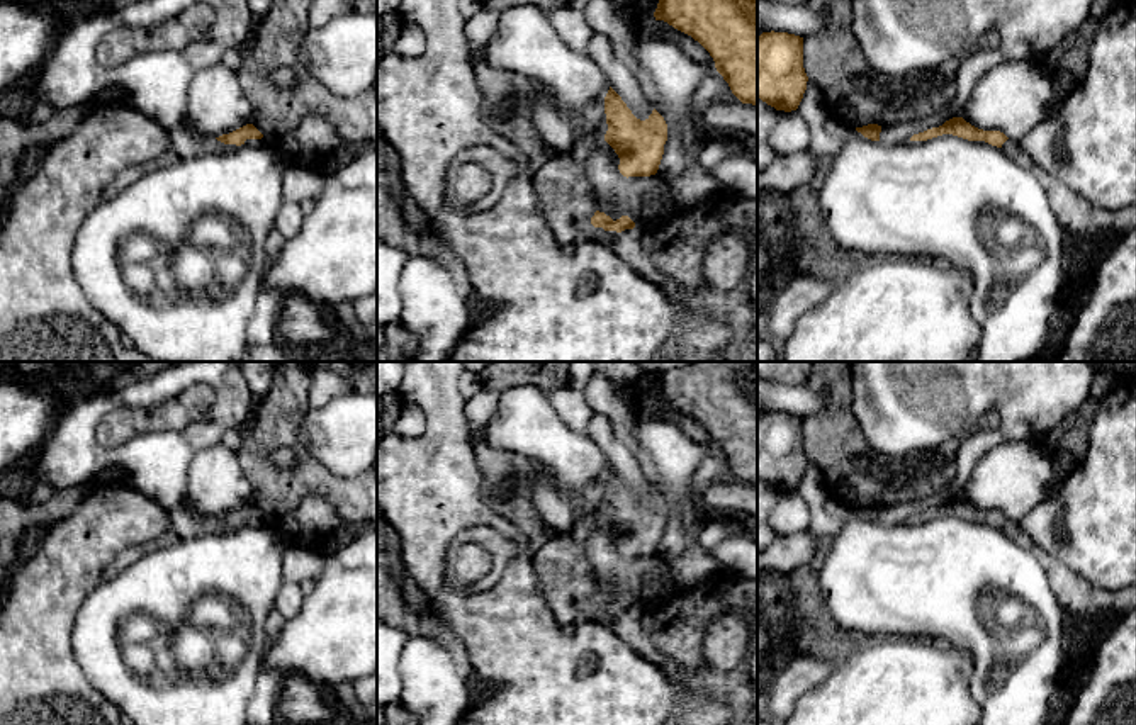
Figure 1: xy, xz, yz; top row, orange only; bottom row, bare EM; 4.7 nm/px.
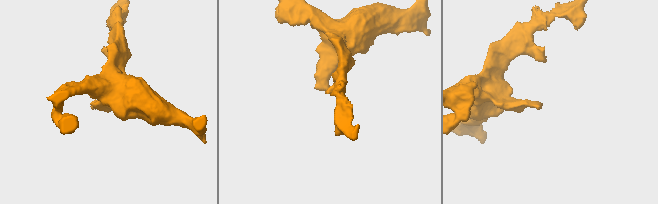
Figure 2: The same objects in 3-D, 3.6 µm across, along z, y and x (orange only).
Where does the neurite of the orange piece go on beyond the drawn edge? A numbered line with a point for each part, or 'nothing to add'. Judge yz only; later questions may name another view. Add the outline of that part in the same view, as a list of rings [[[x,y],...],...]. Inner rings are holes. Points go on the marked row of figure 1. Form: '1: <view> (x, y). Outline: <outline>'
1: yz (1080, 219). Outline: [[[1007,139],[1002,149],[1021,166],[1036,173],[1070,241],[1116,238],[1136,229],[1136,202],[1119,211],[1102,209],[1073,192],[1054,175],[1039,168],[1019,143]]]

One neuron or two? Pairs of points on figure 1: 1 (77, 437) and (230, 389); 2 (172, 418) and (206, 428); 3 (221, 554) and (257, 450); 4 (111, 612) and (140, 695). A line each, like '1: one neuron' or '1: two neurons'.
1: one neuron
2: two neurons
3: two neurons
4: one neuron

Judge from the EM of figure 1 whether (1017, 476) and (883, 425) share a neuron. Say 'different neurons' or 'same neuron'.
different neurons

